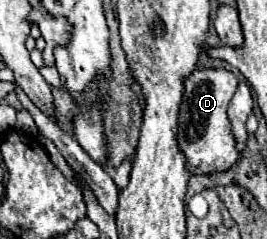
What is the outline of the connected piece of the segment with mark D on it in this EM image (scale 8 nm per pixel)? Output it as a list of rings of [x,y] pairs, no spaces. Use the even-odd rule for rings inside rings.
[[[226,68],[196,70],[184,84],[184,98],[180,106],[180,136],[178,148],[186,156],[186,166],[194,174],[212,174],[228,170],[238,162],[236,140],[230,130],[228,104],[238,88],[238,76]]]

